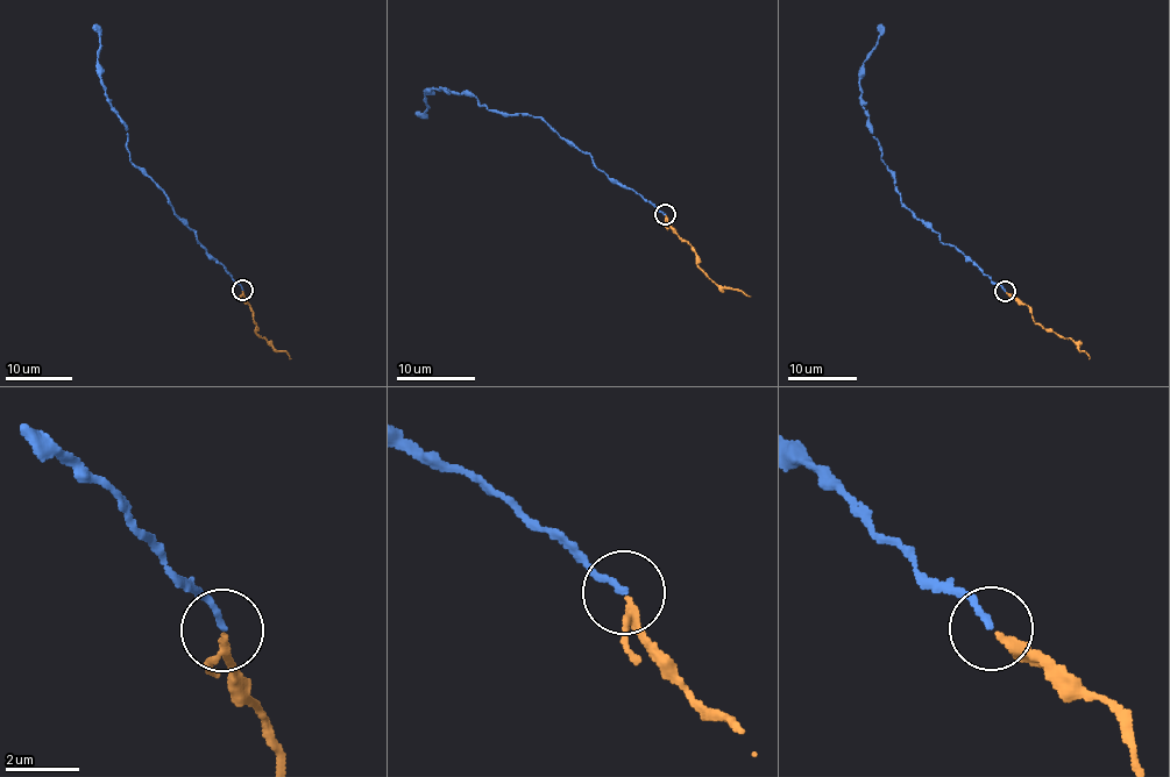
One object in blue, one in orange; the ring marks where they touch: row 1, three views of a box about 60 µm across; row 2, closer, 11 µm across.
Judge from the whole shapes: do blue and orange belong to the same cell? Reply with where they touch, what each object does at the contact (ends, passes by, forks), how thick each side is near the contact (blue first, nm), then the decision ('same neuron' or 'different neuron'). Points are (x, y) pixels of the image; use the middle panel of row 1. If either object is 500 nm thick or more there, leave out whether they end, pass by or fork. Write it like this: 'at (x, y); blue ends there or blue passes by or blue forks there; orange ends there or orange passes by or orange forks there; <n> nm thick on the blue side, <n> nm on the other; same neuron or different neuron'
at (665, 214); blue ends there; orange passes by; 160 nm thick on the blue side, 170 nm on the other; same neuron

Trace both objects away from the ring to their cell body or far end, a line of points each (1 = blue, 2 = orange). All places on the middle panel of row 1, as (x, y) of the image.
1: (665, 214), (618, 185), (539, 118), (502, 114), (480, 105), (475, 95), (434, 90), (418, 115)
2: (665, 216), (668, 226), (690, 247), (696, 265), (718, 285), (749, 296)

